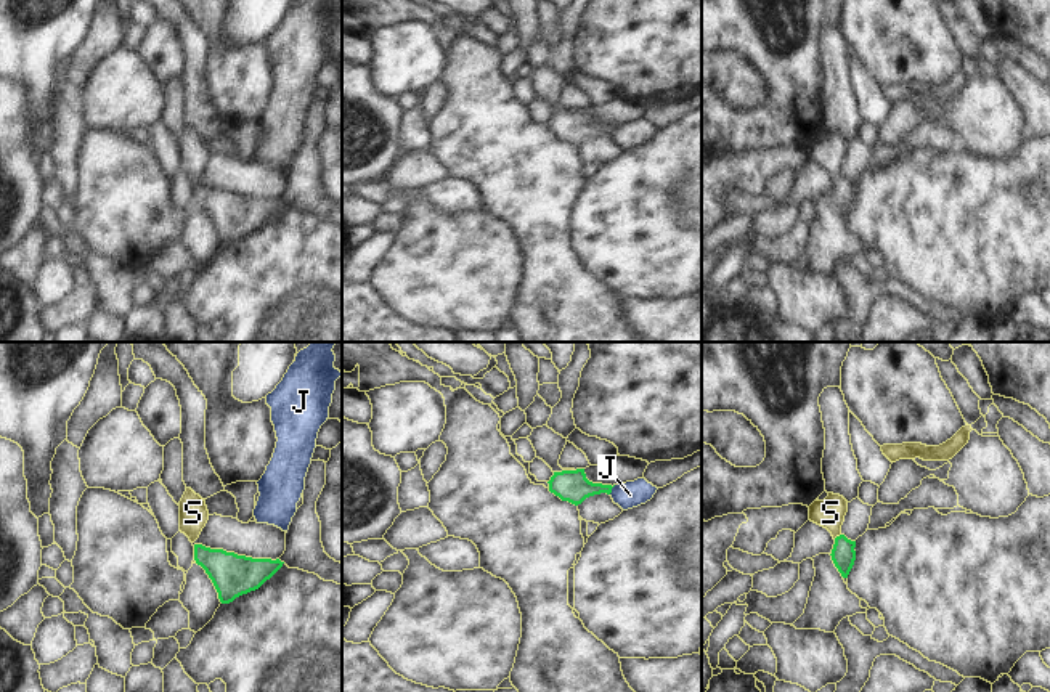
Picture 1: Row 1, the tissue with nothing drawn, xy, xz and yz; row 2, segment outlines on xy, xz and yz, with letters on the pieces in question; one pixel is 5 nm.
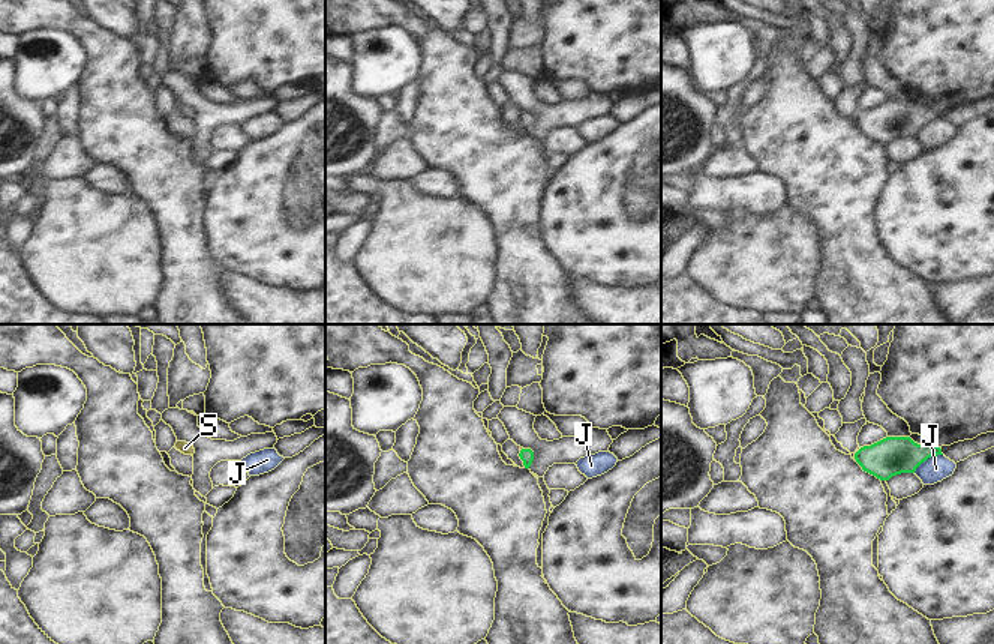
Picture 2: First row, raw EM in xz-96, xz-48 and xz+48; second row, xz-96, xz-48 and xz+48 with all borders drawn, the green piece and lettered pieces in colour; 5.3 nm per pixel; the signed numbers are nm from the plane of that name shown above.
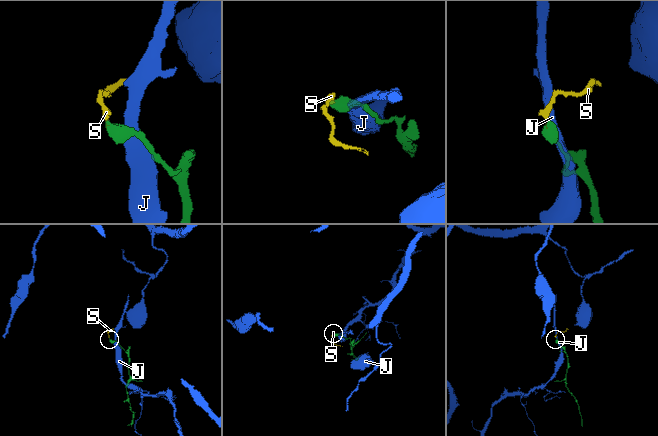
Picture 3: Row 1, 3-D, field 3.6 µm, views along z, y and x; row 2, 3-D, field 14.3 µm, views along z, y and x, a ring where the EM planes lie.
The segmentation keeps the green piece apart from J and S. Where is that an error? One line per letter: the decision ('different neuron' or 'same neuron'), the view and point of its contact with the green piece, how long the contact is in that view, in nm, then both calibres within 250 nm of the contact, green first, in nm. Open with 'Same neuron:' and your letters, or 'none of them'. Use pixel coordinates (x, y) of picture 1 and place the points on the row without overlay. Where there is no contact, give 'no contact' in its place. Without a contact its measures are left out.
Same neuron: S
J: different neuron | xz (610, 130) | 60 nm | 160/130 nm
S: same neuron | yz (837, 177) | 50 nm | 120/150 nm

